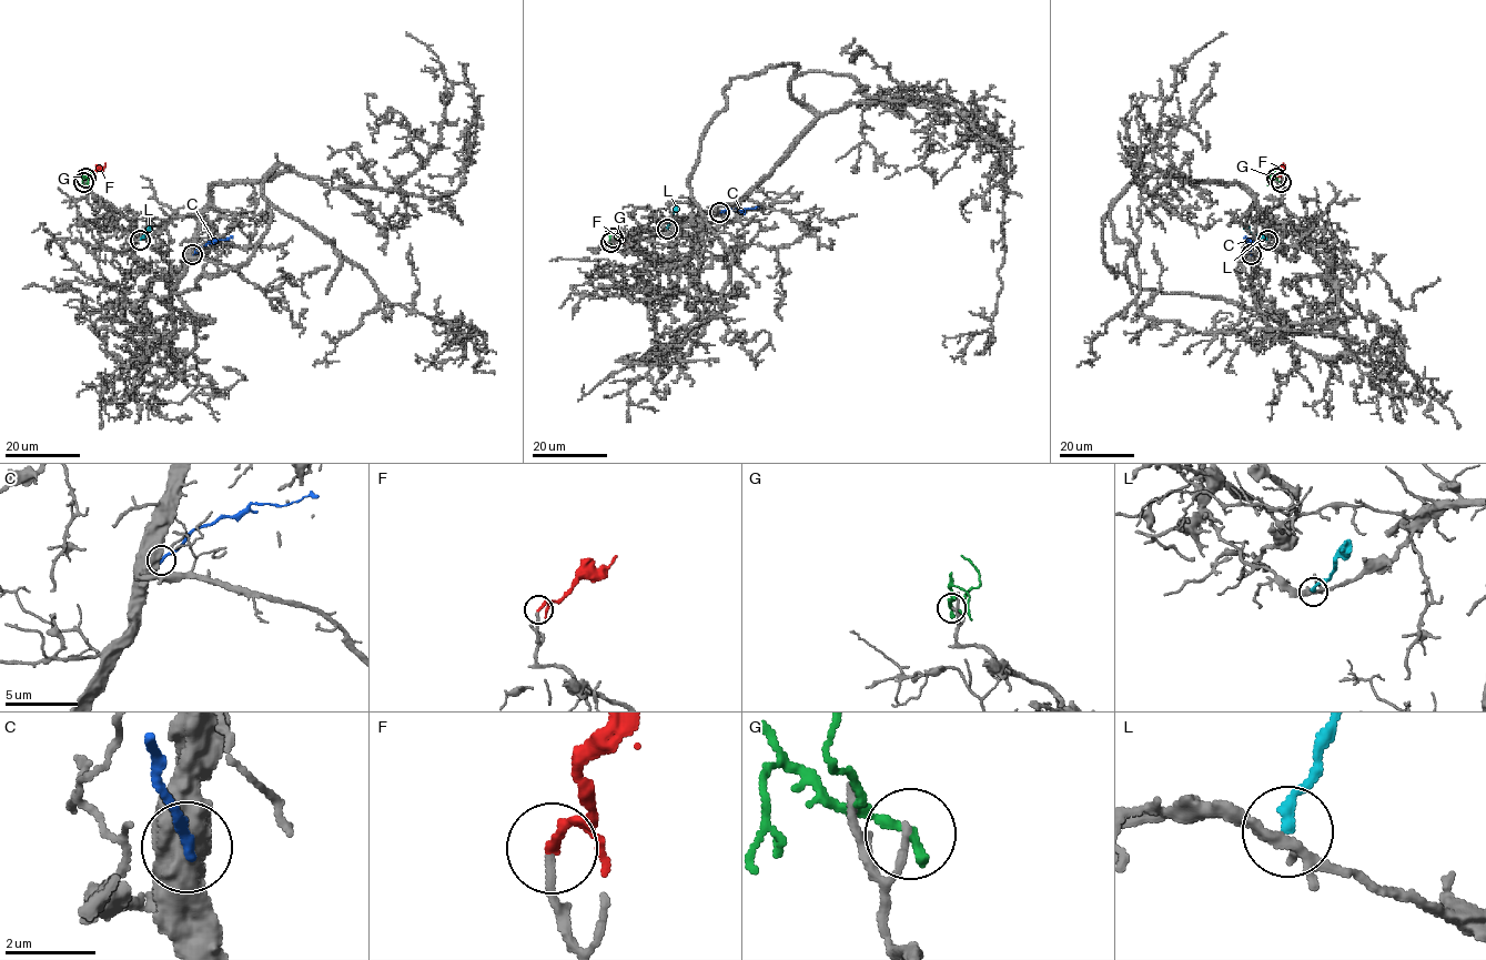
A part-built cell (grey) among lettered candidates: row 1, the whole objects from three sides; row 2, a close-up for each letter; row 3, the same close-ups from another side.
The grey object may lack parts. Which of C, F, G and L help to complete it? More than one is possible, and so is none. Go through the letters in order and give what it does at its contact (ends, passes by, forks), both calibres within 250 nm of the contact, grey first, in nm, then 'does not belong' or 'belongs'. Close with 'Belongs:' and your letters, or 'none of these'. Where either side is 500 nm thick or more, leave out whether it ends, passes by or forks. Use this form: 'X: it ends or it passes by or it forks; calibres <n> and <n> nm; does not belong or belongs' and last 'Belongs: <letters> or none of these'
C: calibres 900 and 220 nm; does not belong
F: it ends; calibres 190 and 190 nm; belongs
G: it ends; calibres 140 and 280 nm; does not belong
L: it ends; calibres 220 and 200 nm; does not belong
Belongs: F

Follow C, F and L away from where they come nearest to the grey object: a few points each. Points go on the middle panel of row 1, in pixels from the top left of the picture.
C: (719, 212), (760, 205)
F: (613, 238), (633, 244)
L: (667, 229), (676, 206)

